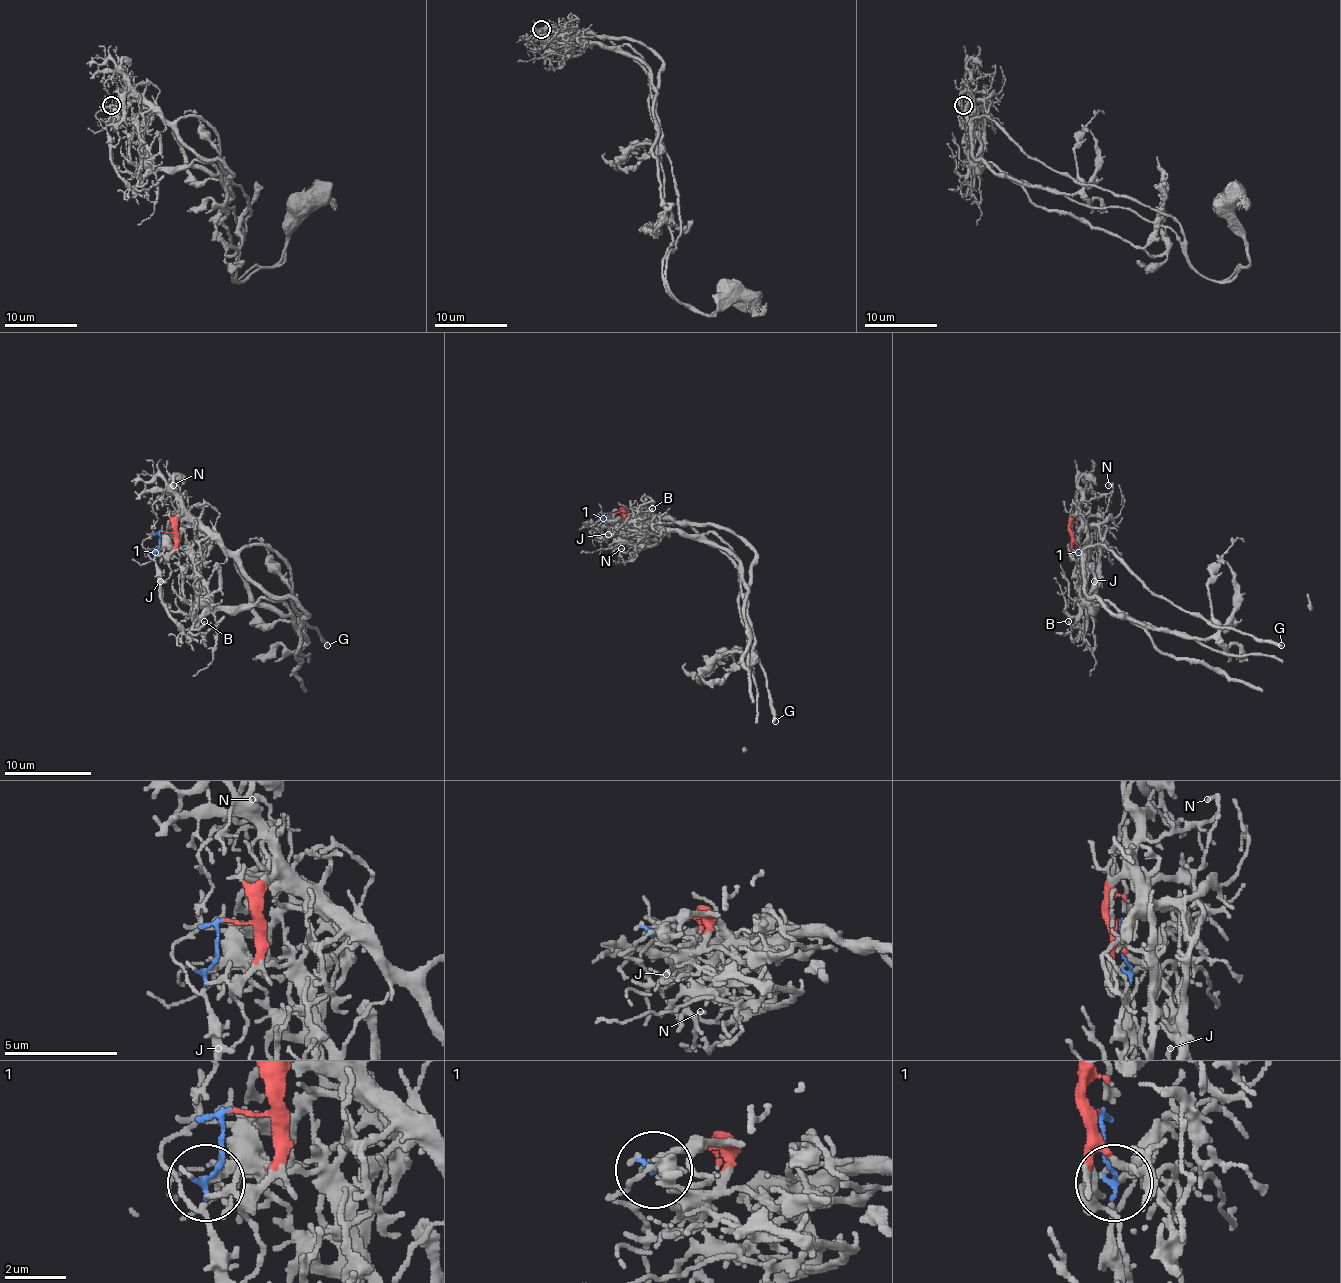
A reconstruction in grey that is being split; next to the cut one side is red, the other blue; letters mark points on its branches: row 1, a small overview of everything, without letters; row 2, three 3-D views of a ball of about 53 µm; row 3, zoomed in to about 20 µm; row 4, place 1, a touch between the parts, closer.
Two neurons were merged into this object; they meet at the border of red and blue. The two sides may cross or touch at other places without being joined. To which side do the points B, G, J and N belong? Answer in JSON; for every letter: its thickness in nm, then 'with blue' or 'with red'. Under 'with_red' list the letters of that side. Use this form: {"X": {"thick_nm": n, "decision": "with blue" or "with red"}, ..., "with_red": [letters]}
{"B": {"thick_nm": 180, "decision": "with blue"}, "G": {"thick_nm": 320, "decision": "with red"}, "J": {"thick_nm": 90, "decision": "with blue"}, "N": {"thick_nm": 130, "decision": "with red"}, "with_red": ["G", "N"]}

